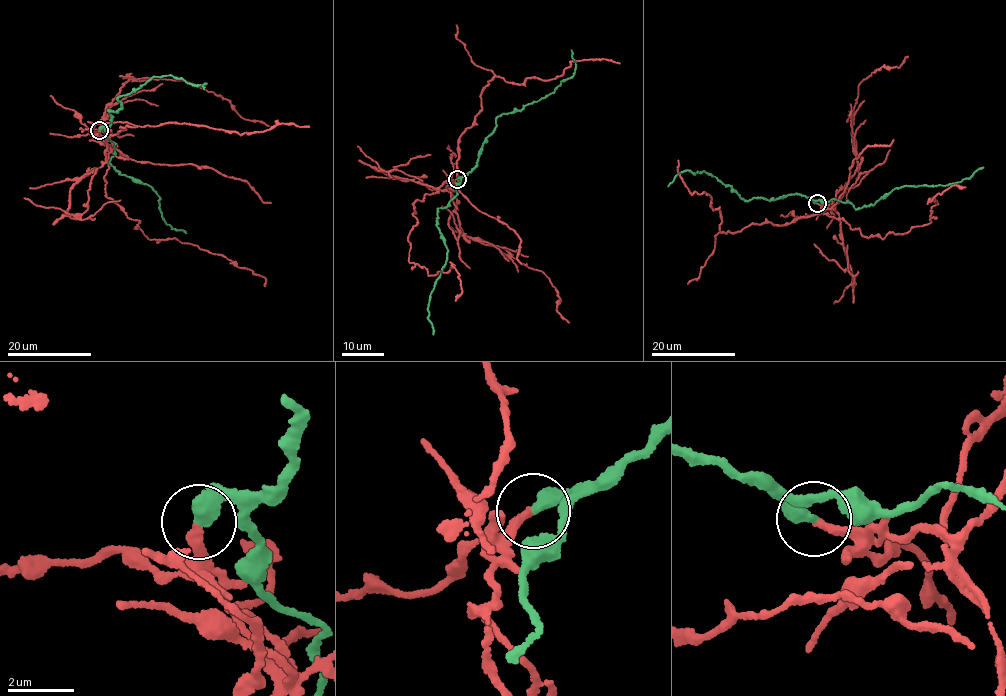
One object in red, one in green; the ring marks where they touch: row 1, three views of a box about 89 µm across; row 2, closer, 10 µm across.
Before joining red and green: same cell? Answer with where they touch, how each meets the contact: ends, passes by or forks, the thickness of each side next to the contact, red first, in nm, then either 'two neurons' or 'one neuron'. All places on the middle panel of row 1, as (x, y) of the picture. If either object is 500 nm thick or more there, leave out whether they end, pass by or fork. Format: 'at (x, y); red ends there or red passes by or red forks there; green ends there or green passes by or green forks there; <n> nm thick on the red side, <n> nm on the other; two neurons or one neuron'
at (457, 179); red ends there; green ends there; 300 nm thick on the red side, 460 nm on the other; two neurons

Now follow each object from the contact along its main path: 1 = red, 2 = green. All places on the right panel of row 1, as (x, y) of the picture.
1: (816, 203), (834, 210), (724, 233), (711, 197), (684, 185), (679, 161)
2: (816, 203), (804, 196), (788, 195), (775, 199), (744, 200), (703, 170), (695, 174), (688, 169), (668, 186)

